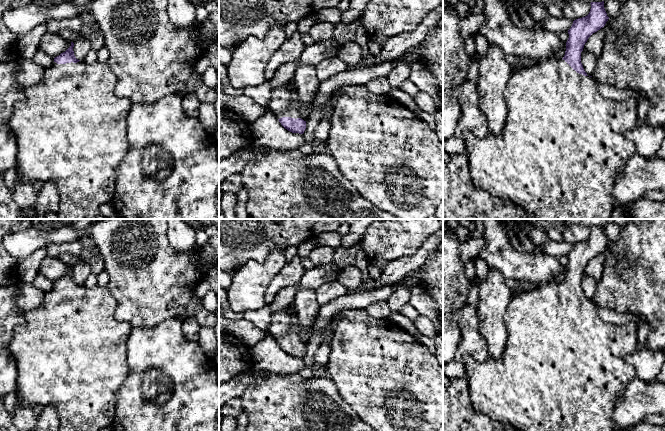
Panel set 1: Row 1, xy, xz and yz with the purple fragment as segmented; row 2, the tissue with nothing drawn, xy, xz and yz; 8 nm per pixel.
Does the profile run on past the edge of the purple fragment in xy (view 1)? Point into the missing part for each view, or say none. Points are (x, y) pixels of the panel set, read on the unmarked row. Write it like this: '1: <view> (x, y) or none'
1: xy (71, 353)

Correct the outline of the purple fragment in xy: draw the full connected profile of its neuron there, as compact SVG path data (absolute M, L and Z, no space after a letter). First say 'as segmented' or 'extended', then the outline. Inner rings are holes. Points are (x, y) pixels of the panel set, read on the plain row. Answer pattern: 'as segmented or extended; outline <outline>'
extended; outline M71 266L65 276L54 282L53 289L44 294L37 308L24 311L24 323L13 332L9 350L18 370L17 402L52 406L58 414L59 431L100 431L112 424L116 412L115 393L129 373L126 342L132 326L115 318L117 302L107 286L86 288L75 281L73 271Z

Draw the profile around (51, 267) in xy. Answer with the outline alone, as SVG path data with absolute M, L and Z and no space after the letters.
M47 255L41 262L39 273L55 282L65 276L70 270L70 265L63 263L57 257Z

